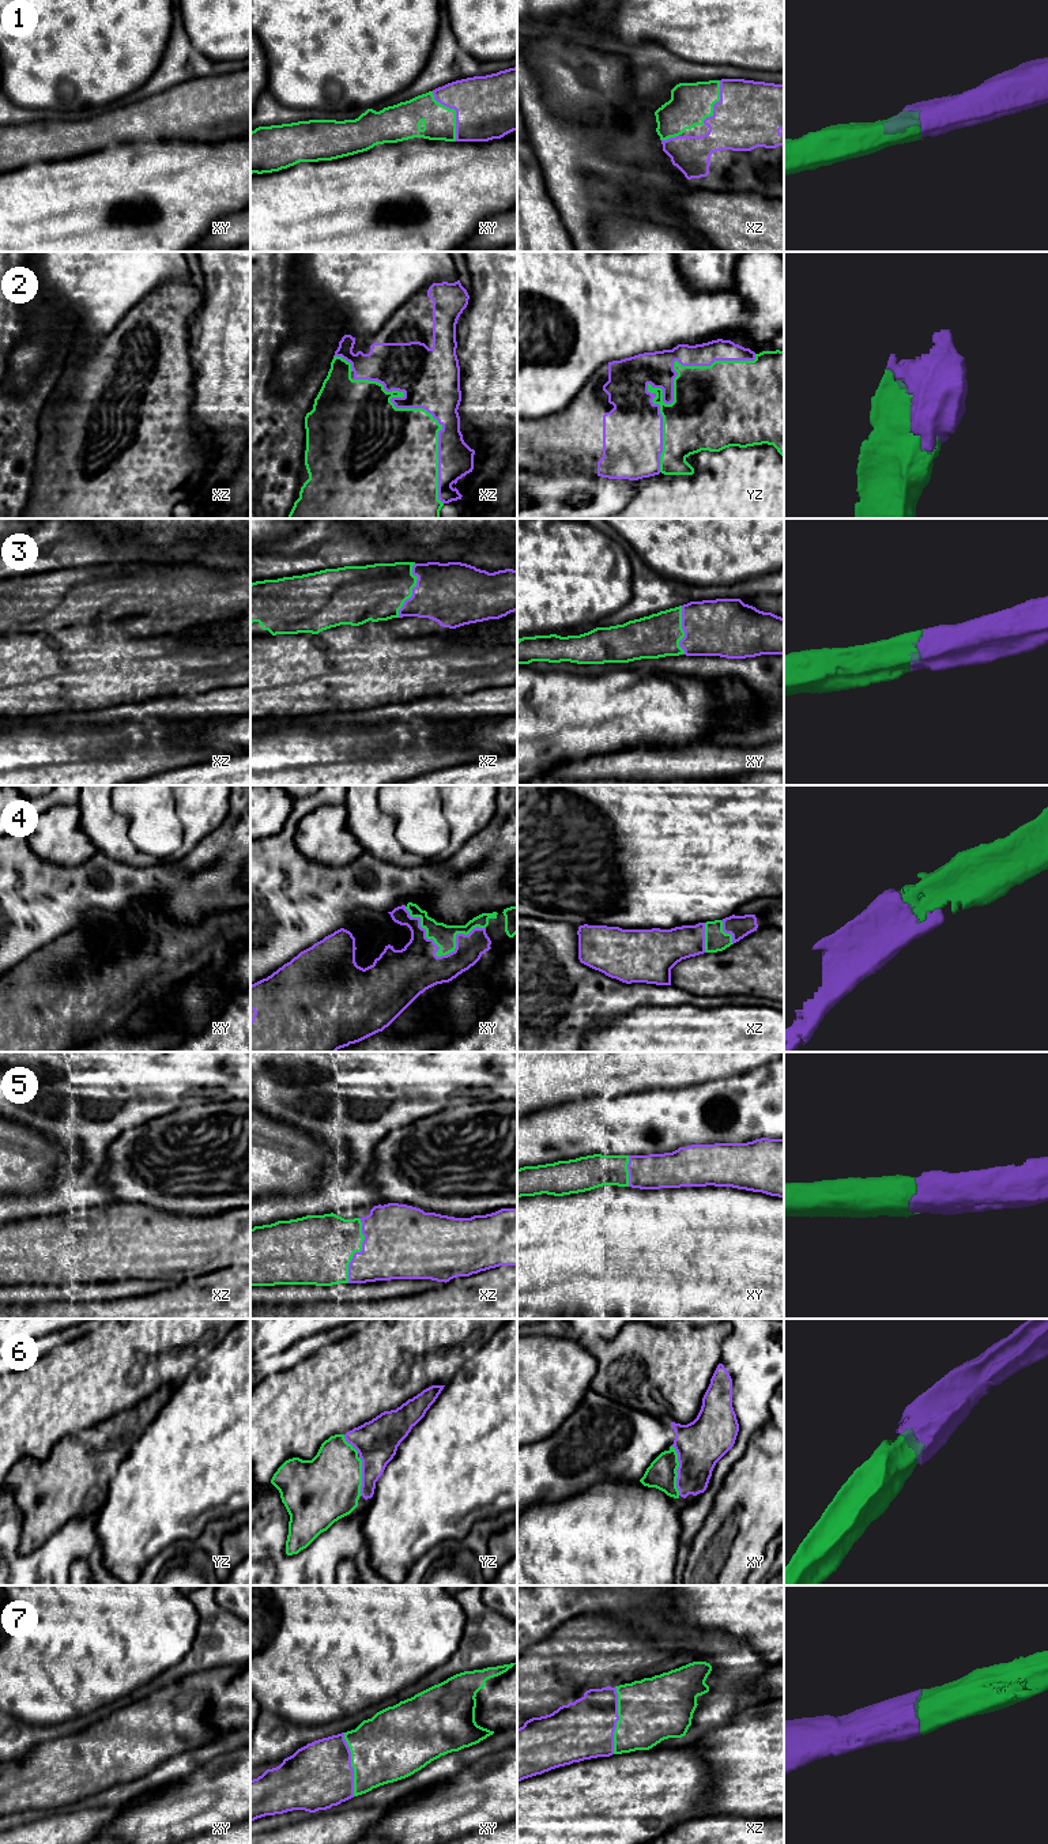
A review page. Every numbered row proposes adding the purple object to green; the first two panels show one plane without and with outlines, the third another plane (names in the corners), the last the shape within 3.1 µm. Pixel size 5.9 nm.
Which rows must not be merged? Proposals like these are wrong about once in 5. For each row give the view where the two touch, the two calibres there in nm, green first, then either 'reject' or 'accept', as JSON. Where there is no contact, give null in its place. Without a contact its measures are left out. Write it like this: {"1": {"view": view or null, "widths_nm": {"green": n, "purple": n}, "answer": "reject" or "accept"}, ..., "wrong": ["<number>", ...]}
{"1": {"view": "xy", "widths_nm": {"green": 190, "purple": 380}, "answer": "accept"}, "2": {"view": "yz", "widths_nm": {"green": 500, "purple": 280}, "answer": "accept"}, "3": {"view": "xz", "widths_nm": {"green": 340, "purple": 380}, "answer": "accept"}, "4": {"view": "xy", "widths_nm": {"green": 140, "purple": 300}, "answer": "accept"}, "5": {"view": "xz", "widths_nm": {"green": 420, "purple": 420}, "answer": "accept"}, "6": {"view": "xy", "widths_nm": {"green": 180, "purple": 280}, "answer": "accept"}, "7": {"view": "xz", "widths_nm": {"green": 380, "purple": 340}, "answer": "accept"}, "wrong": []}

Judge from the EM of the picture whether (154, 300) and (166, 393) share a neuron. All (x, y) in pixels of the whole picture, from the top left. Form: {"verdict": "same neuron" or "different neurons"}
{"verdict": "same neuron"}

